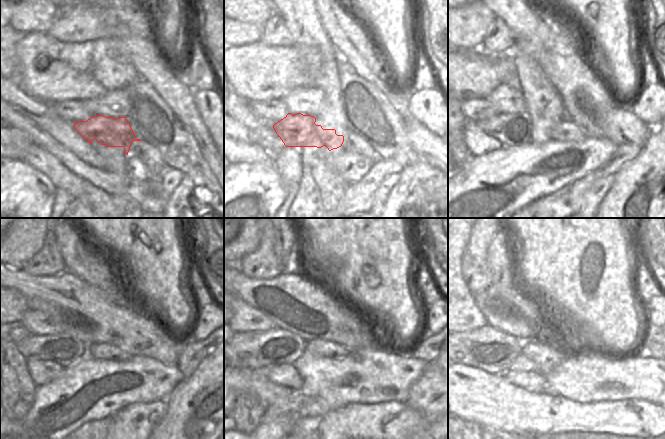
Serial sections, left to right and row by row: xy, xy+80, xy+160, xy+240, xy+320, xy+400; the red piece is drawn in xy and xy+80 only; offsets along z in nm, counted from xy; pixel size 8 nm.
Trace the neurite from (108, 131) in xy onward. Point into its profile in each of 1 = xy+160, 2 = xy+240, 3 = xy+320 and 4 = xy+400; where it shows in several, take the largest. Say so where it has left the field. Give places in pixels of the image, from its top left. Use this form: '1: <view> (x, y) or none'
1: xy+160 (511, 129)
2: xy+240 (64, 349)
3: xy+320 (257, 349)
4: xy+400 (491, 350)

